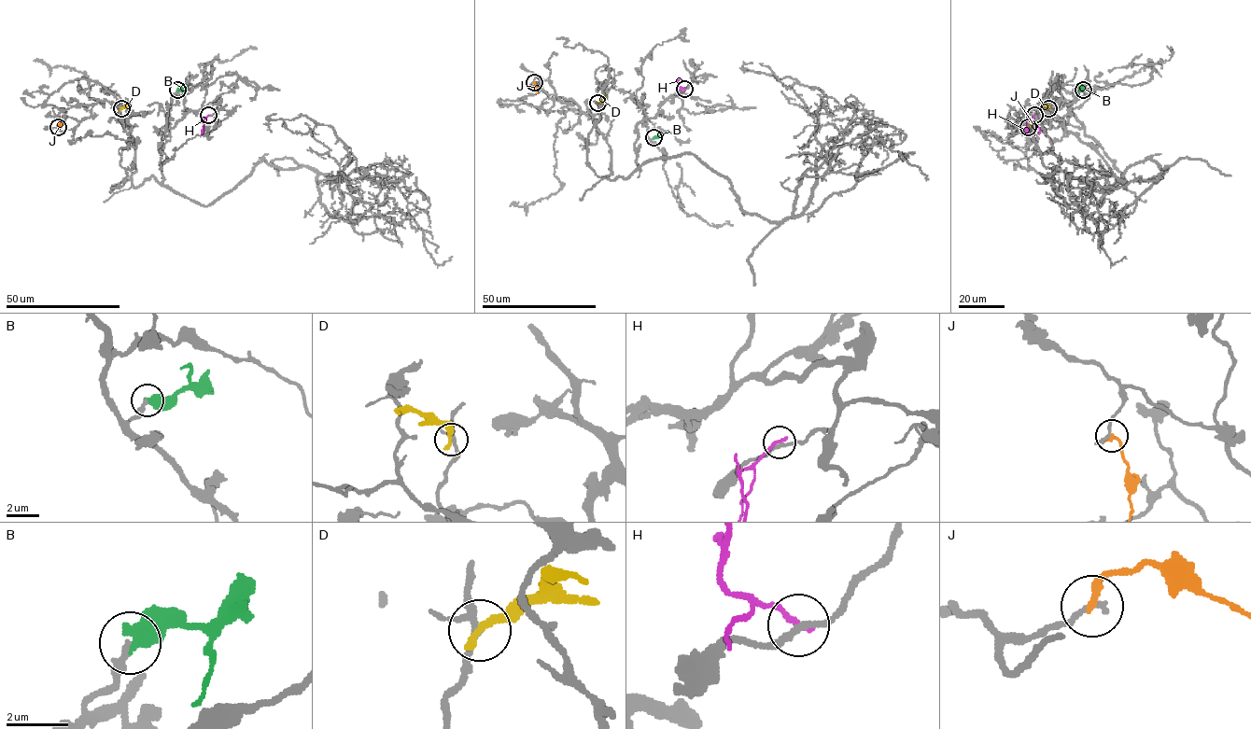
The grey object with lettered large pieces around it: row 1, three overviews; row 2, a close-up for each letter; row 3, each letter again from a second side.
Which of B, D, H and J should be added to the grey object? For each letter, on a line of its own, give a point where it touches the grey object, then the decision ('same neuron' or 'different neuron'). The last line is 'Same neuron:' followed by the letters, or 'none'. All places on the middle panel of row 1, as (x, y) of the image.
B: meets grey at (653, 137); same neuron
D: meets grey at (597, 103); different neuron
H: meets grey at (684, 89); different neuron
J: meets grey at (534, 82); different neuron
Same neuron: B

